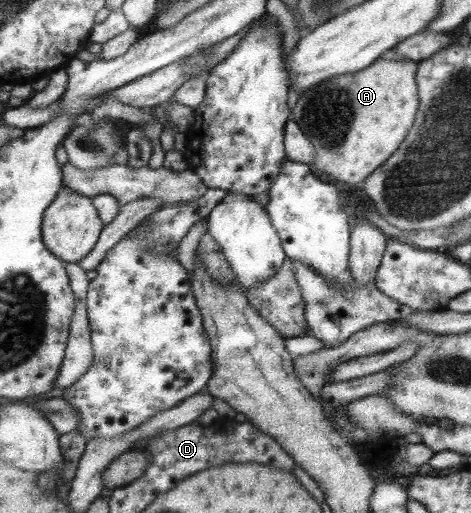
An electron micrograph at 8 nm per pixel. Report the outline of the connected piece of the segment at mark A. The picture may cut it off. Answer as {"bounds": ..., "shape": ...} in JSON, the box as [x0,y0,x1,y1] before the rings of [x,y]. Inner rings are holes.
{"bounds":[290,56,420,184],"shape":[[[384,56],[363,70],[314,84],[298,94],[290,110],[290,119],[314,146],[310,168],[326,180],[360,184],[398,148],[416,119],[420,106],[417,64]]]}

